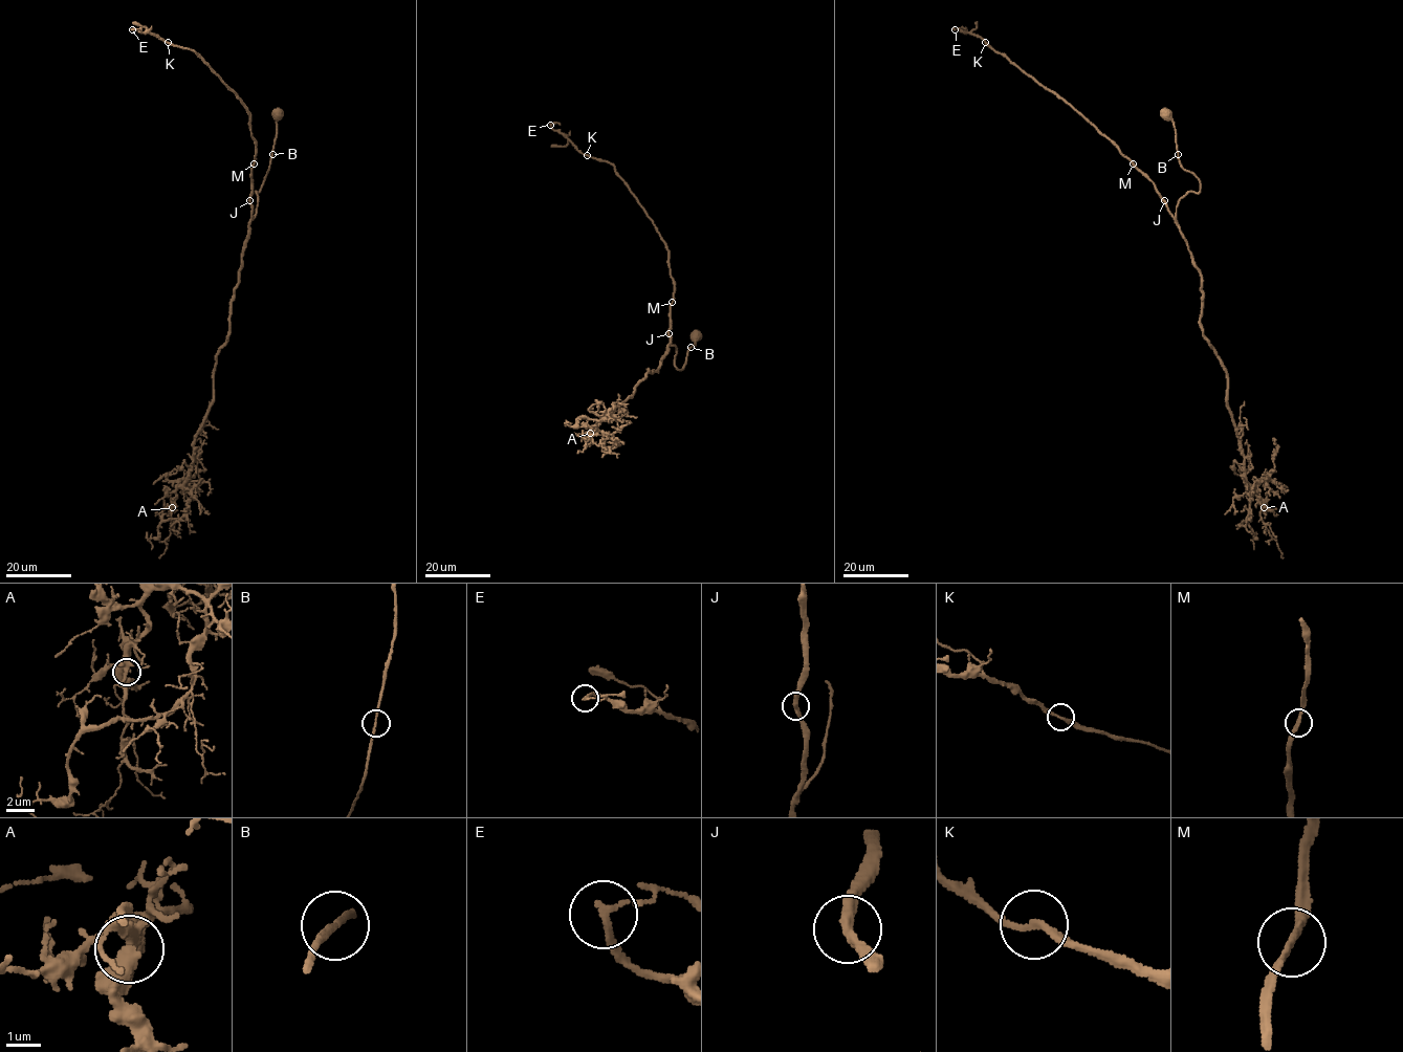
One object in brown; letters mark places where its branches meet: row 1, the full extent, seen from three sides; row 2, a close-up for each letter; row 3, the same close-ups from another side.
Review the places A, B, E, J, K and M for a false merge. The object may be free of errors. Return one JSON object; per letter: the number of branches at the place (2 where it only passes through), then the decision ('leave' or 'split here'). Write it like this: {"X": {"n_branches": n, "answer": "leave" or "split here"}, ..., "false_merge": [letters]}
{"A": {"n_branches": 2, "answer": "leave"}, "B": {"n_branches": 2, "answer": "leave"}, "E": {"n_branches": 2, "answer": "leave"}, "J": {"n_branches": 2, "answer": "leave"}, "K": {"n_branches": 2, "answer": "leave"}, "M": {"n_branches": 2, "answer": "leave"}, "false_merge": []}

